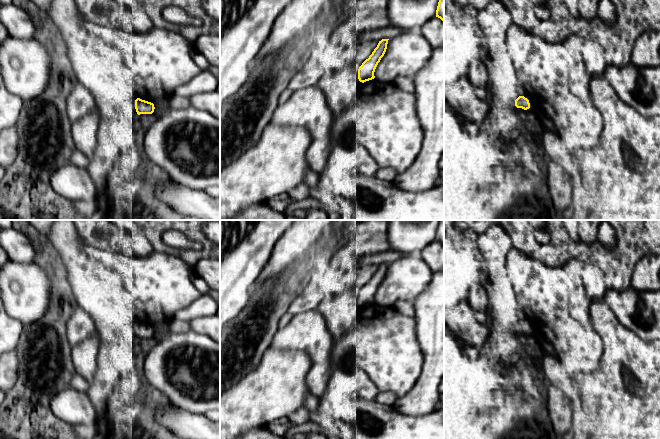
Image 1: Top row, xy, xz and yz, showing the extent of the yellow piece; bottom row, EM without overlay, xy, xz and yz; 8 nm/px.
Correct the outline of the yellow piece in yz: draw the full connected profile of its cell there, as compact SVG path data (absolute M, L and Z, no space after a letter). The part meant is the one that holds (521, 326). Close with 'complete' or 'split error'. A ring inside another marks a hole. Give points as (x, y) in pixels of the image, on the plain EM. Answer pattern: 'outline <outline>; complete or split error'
outline M519 320L515 324L515 330L517 332L522 332L524 334L527 334L530 332L530 327L529 327L529 324L527 322L525 322L524 320Z; complete

